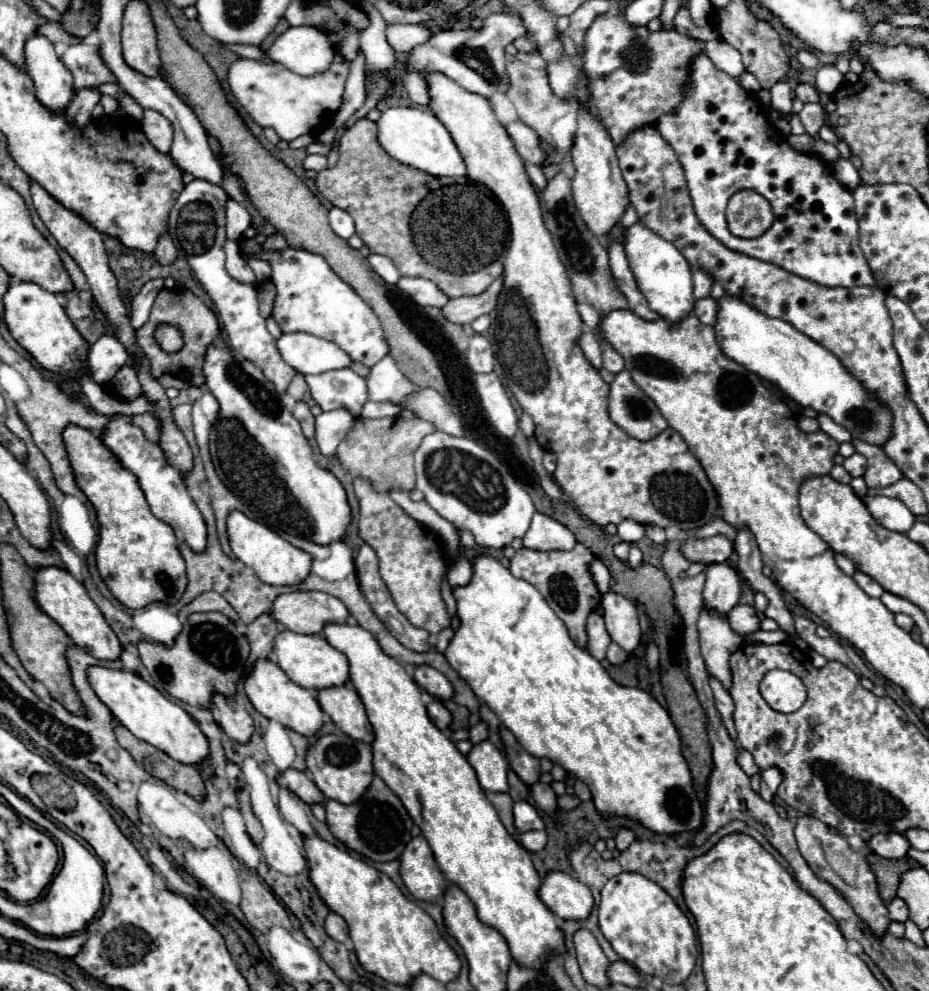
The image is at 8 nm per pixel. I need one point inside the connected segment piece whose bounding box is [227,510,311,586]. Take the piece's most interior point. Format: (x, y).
(275, 561)

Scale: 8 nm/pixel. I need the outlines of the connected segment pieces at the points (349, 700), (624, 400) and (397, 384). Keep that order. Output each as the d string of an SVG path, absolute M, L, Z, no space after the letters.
M329 686L317 692L317 702L323 712L331 716L331 720L351 738L373 742L371 724L367 720L363 702L353 686Z
M627 370L619 372L611 382L609 414L619 428L637 440L651 440L667 428L667 420L659 414L655 402L633 384Z
M387 354L369 370L365 382L371 400L385 400L395 404L405 404L411 394L419 390L419 386L415 386L407 376L403 376L391 354Z

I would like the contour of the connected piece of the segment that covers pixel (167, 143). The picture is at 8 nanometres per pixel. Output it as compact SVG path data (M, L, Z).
M145 110L141 128L143 128L147 140L158 151L165 154L170 152L173 142L173 126L163 114L159 114L155 110Z

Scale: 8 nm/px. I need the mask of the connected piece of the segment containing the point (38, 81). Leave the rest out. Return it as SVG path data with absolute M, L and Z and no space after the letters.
M33 34L25 44L25 70L35 84L35 98L51 112L63 112L73 100L75 90L71 72L55 56L53 44Z

